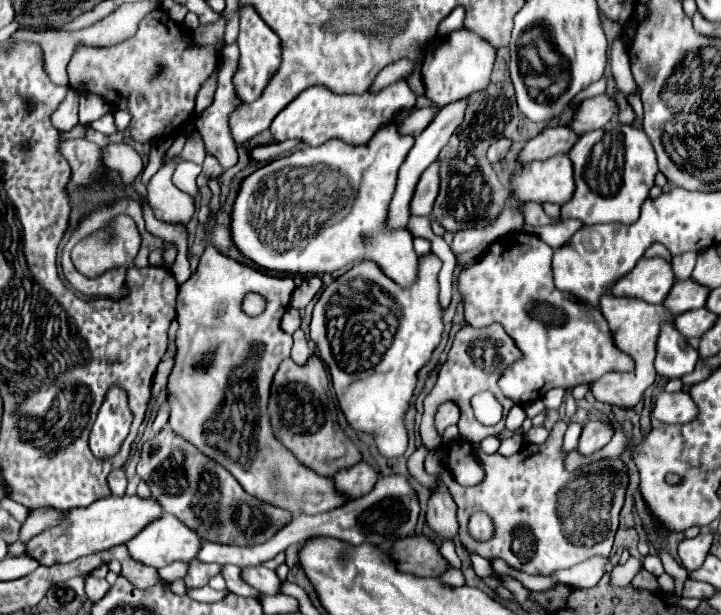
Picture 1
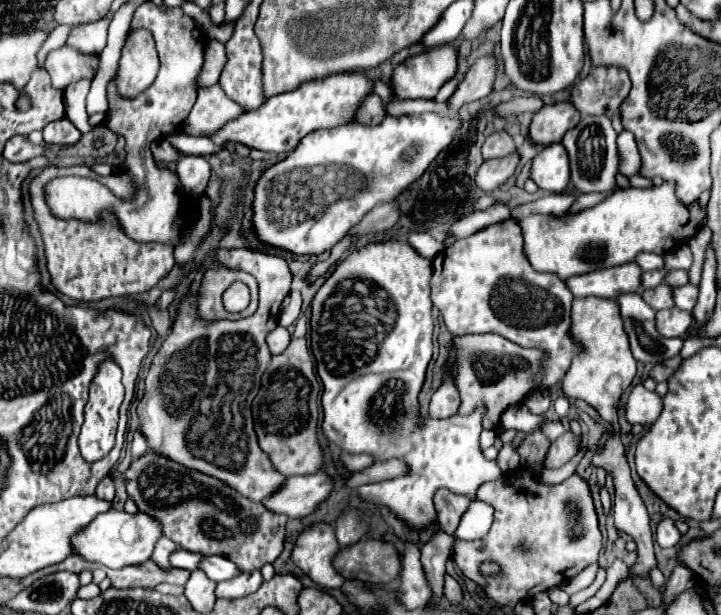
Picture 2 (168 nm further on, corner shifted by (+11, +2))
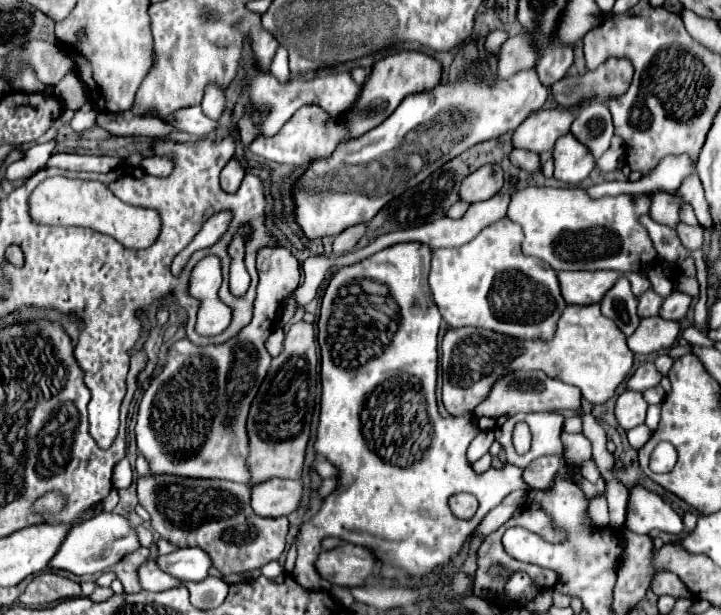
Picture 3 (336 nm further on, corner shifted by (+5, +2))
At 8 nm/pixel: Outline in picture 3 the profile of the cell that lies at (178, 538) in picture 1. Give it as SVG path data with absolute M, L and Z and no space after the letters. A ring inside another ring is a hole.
M102 512L96 518L90 518L66 536L66 542L62 542L58 554L52 558L50 566L54 570L68 570L72 574L84 576L84 574L94 574L94 572L104 572L118 564L126 554L132 554L134 550L140 548L140 540L136 534L136 528L130 526L130 520L120 514L112 512Z

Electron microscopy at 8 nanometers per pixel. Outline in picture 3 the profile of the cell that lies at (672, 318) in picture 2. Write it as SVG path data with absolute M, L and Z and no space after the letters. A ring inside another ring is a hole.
M660 316L642 318L638 330L628 338L630 350L634 354L648 354L658 350L670 350L680 334L680 322L666 320Z

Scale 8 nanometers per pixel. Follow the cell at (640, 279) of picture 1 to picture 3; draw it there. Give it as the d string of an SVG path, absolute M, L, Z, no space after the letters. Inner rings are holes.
M558 272L562 296L568 304L594 304L616 284L620 272Z

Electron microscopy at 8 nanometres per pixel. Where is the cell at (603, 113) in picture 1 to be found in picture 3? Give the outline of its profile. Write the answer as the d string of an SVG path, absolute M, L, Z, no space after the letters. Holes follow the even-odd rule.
M548 108L534 112L514 130L514 146L532 150L536 154L550 152L554 148L554 142L570 132L572 122L574 114L566 108Z

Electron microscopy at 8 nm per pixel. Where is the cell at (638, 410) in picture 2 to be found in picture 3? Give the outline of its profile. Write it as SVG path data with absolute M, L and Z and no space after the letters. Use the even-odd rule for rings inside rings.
M626 390L622 396L618 396L616 418L624 430L630 430L634 426L644 424L646 410L648 410L648 402L644 400L644 396L640 392Z

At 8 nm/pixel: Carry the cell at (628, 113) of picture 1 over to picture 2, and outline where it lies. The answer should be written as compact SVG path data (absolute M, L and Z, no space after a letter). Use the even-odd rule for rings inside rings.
M594 66L590 74L570 88L570 102L580 114L604 114L612 118L630 92L630 78L618 66Z

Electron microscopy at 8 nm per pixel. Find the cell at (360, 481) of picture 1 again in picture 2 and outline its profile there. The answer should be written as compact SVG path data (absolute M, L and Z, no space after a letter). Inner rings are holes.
M324 472L312 476L292 476L284 480L284 486L264 498L264 508L274 514L286 514L290 518L302 518L316 510L332 490L332 480Z

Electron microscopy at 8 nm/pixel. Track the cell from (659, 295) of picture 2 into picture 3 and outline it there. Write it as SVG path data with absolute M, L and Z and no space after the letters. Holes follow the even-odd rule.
M650 288L650 290L646 290L646 292L640 296L638 312L642 314L642 318L654 316L654 314L658 314L658 310L660 310L662 302L664 302L664 298L662 298L662 296L658 296L658 294L654 294L654 290Z

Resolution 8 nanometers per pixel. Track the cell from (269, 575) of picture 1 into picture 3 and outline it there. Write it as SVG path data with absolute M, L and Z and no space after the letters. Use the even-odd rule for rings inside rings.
M180 548L174 554L158 556L156 564L182 582L200 582L214 566L212 558L200 548Z

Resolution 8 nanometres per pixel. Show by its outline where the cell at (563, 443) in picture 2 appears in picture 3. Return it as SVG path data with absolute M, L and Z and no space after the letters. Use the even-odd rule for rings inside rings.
M542 456L538 460L534 460L526 470L524 470L524 480L528 482L530 488L536 488L536 490L546 490L552 486L554 478L556 478L556 472L560 470L562 466L562 458L560 456Z

